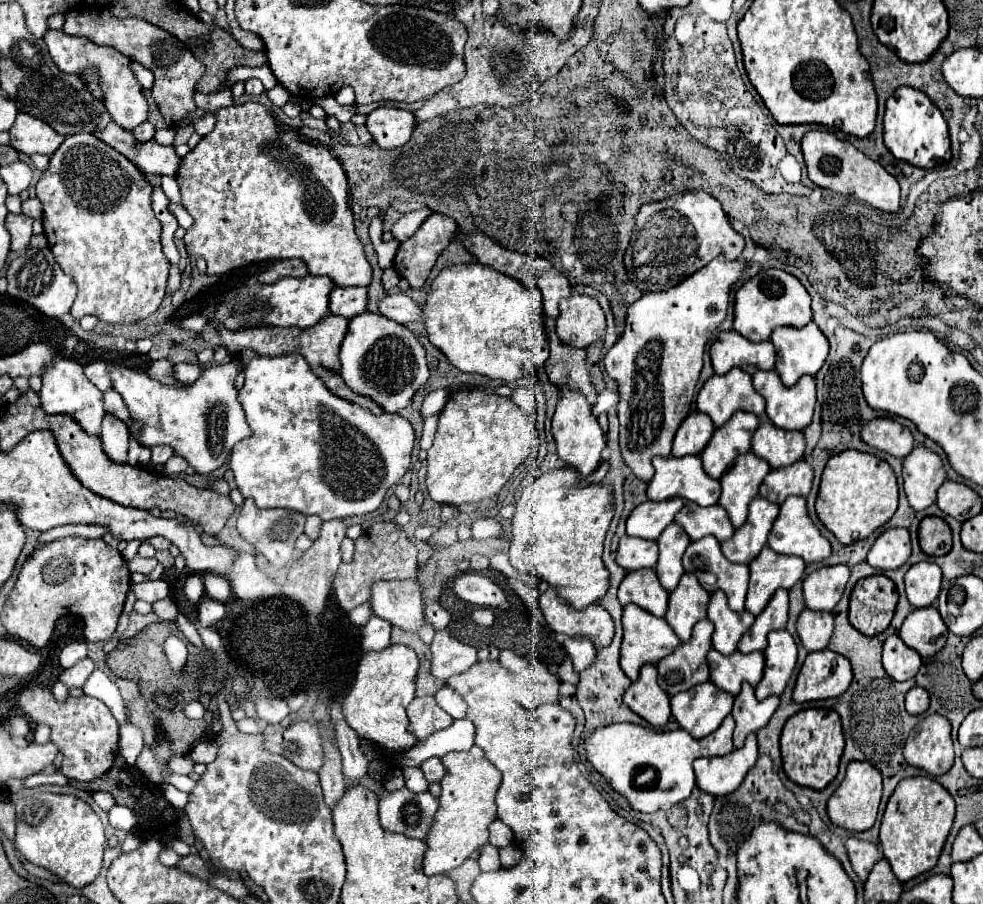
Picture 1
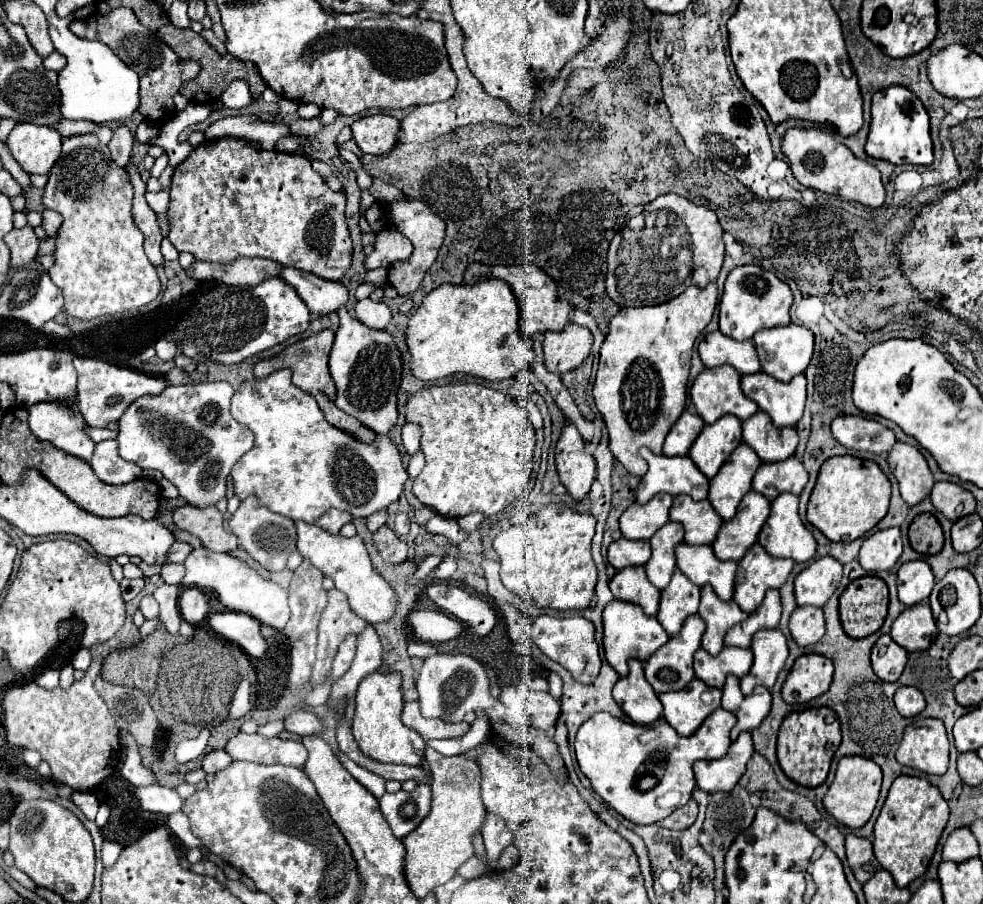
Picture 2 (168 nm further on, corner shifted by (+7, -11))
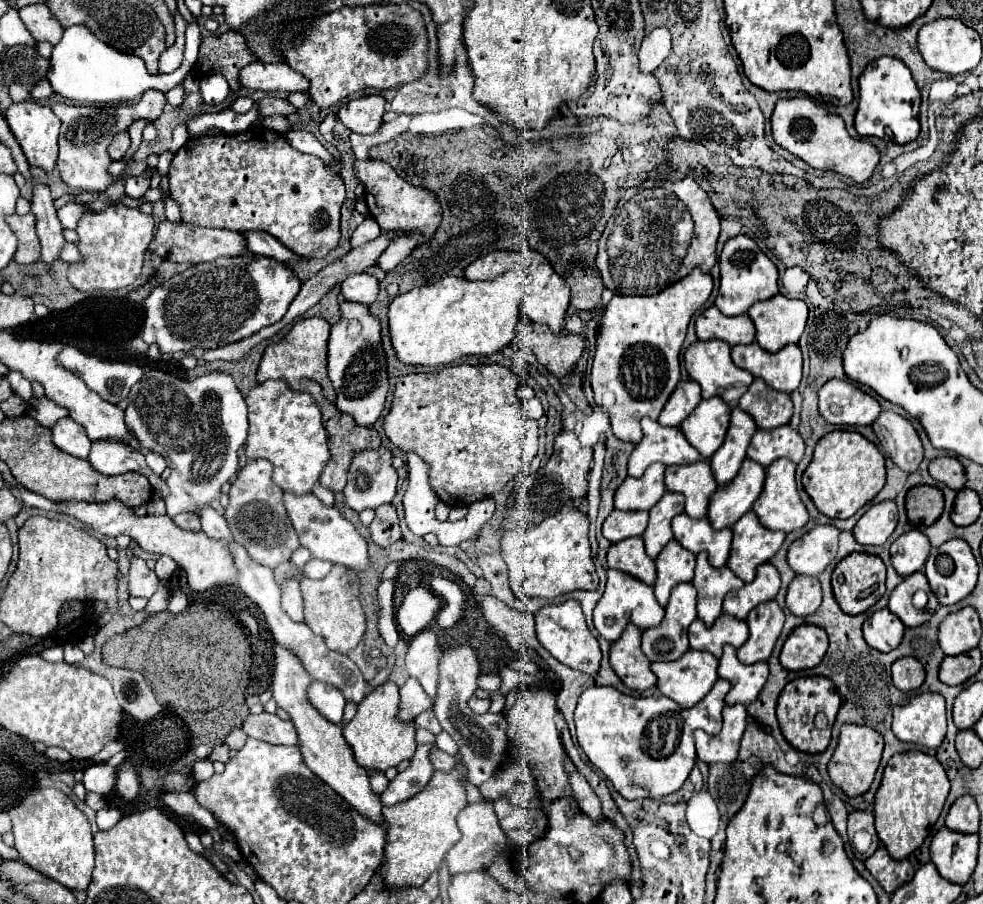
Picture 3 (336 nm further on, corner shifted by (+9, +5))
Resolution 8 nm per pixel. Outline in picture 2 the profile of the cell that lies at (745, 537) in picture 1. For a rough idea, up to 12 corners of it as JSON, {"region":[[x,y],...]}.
{"region":[[749,492],[723,522],[713,552],[739,562],[769,518],[769,500]]}

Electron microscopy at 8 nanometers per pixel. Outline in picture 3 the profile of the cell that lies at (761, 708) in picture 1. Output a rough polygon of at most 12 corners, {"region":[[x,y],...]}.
{"region":[[723,646],[719,676],[731,682],[727,704],[751,704],[767,682],[769,666],[741,664]]}

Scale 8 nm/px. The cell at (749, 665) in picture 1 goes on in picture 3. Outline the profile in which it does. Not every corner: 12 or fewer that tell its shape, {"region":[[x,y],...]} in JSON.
{"region":[[723,616],[707,628],[699,618],[689,626],[693,650],[721,658],[723,644],[735,648],[749,628],[735,616]]}

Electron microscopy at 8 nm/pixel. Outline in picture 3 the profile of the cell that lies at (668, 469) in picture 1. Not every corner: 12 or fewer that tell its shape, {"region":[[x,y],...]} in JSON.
{"region":[[647,416],[629,456],[629,476],[647,466],[691,464],[701,458],[679,428]]}

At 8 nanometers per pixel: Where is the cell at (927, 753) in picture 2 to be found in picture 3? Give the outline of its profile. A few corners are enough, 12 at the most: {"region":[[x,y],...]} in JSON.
{"region":[[939,692],[893,708],[893,734],[937,748],[947,730]]}

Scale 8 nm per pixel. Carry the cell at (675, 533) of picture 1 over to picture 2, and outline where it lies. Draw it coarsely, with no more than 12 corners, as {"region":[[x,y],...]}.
{"region":[[667,522],[651,540],[647,578],[659,590],[675,572],[683,526]]}

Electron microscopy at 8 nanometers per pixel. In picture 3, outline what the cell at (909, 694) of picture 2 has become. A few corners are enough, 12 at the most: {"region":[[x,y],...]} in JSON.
{"region":[[913,656],[895,660],[893,684],[903,692],[925,680],[923,664]]}

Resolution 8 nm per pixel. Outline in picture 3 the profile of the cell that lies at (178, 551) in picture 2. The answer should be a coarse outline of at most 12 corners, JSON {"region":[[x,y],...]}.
{"region":[[193,512],[177,514],[175,524],[201,530],[201,518]]}

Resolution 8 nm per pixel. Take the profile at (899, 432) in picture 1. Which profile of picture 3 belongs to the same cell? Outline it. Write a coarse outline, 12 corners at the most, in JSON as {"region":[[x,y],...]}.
{"region":[[847,380],[819,390],[819,414],[871,426],[881,406]]}

